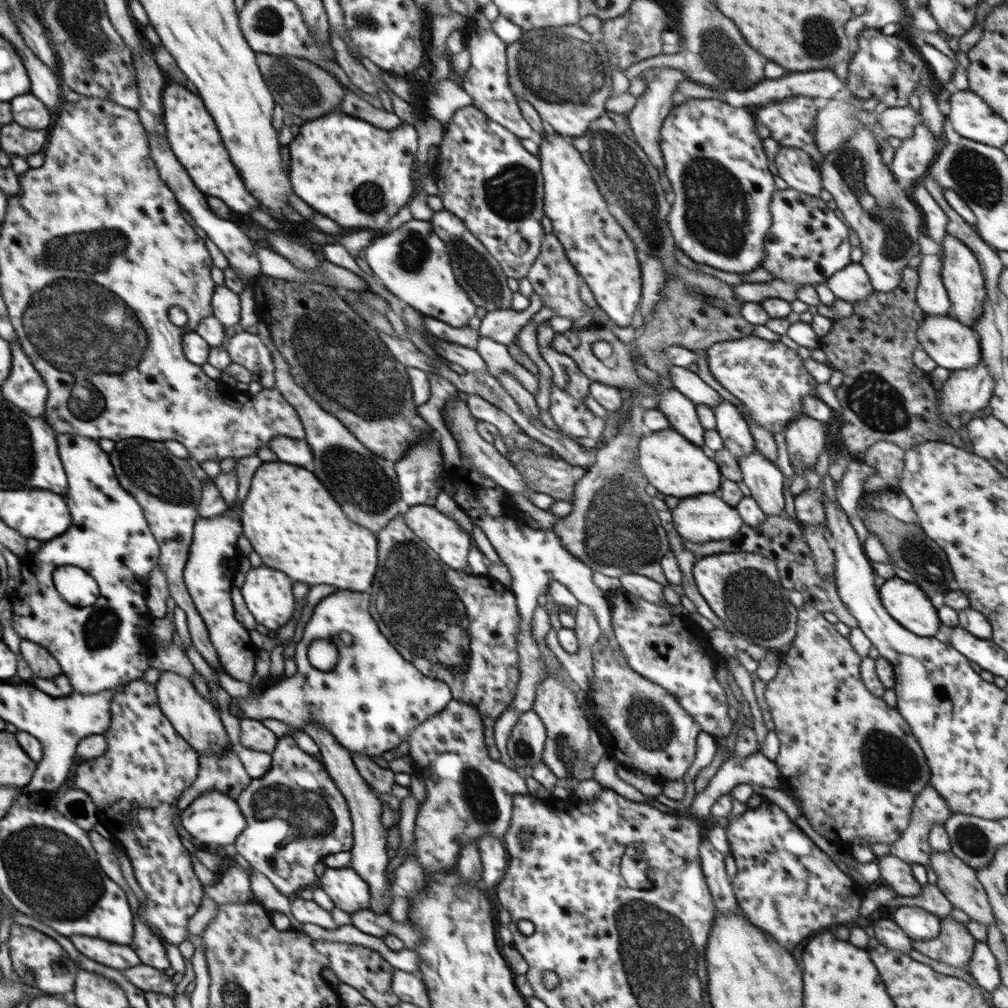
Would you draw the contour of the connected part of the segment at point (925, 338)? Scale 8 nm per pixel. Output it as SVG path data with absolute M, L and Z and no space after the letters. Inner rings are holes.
M924 314L915 335L920 348L924 349L937 366L951 371L961 371L976 366L983 358L980 341L974 336L974 331L950 315Z

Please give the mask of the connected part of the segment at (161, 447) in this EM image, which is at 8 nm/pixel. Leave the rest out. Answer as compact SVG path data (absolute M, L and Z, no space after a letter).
M126 438L122 442L116 442L114 452L110 454L110 462L116 470L118 483L140 503L151 533L159 544L157 564L166 575L169 596L187 614L187 625L193 645L214 670L219 669L222 666L217 650L211 643L203 618L196 610L183 579L193 528L199 518L198 505L203 493L202 484L196 480L189 460L172 455L165 448L164 442Z

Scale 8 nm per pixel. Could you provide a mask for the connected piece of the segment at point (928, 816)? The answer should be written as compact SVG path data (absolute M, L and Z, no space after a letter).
M927 785L915 798L909 825L902 836L889 845L890 853L906 864L928 865L933 851L929 845L929 832L936 823L944 823L952 815L948 803L931 785Z

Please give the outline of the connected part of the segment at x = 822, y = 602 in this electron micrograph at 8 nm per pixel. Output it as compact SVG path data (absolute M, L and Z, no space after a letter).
M767 516L758 526L742 525L740 532L734 537L726 538L718 542L692 543L682 539L684 548L694 553L697 558L709 555L718 555L736 552L754 552L760 554L776 563L779 579L782 588L787 590L798 590L804 597L805 602L809 602L816 610L820 612L832 612L840 622L847 624L851 629L858 627L858 621L848 612L846 606L841 601L837 593L835 577L822 578L817 573L814 556L808 547L807 542L802 540L803 527L797 522L788 519L788 516Z

